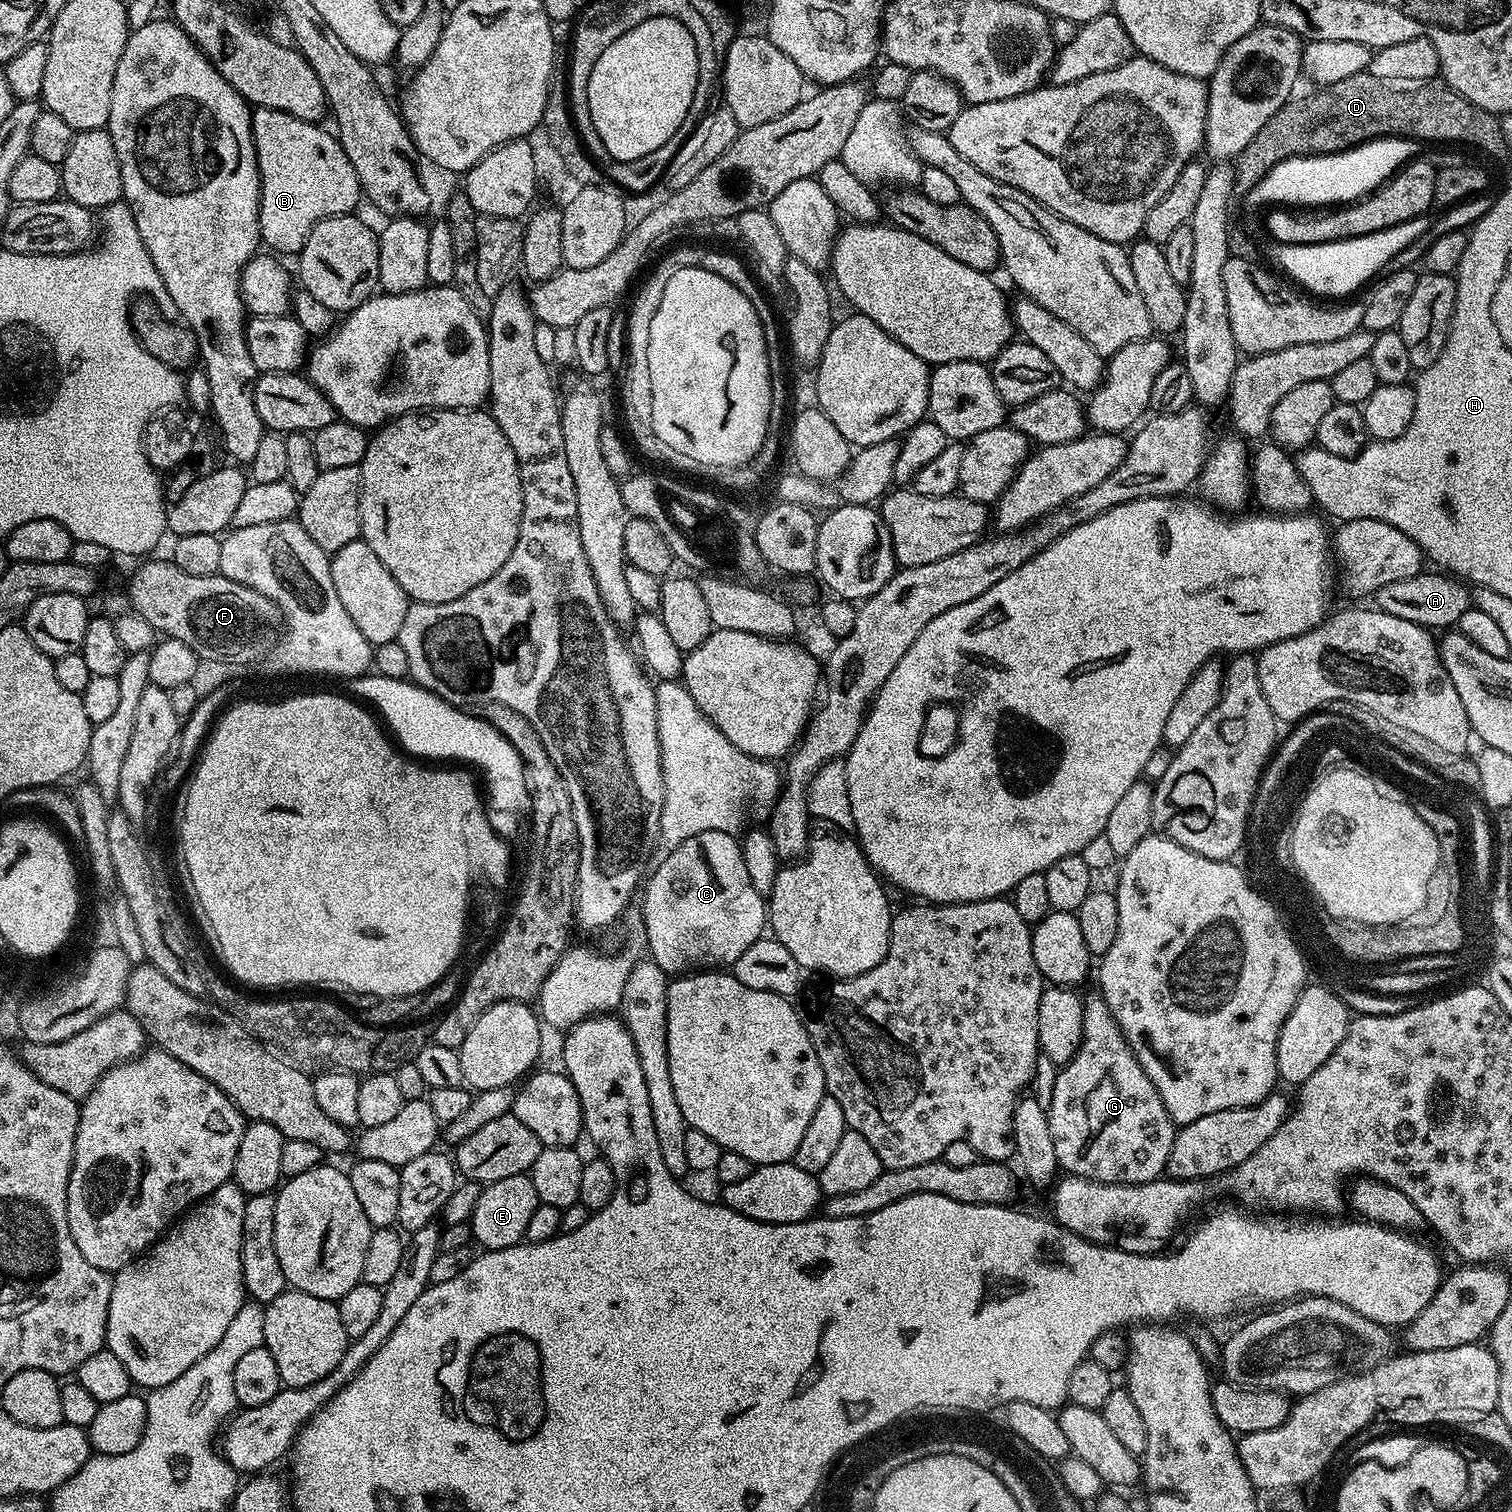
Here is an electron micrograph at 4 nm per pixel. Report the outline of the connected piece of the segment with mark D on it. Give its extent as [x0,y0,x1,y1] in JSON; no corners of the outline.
[1260,70,1510,156]

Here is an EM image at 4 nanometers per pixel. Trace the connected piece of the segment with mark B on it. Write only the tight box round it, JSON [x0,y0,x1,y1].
[252,108,362,254]

